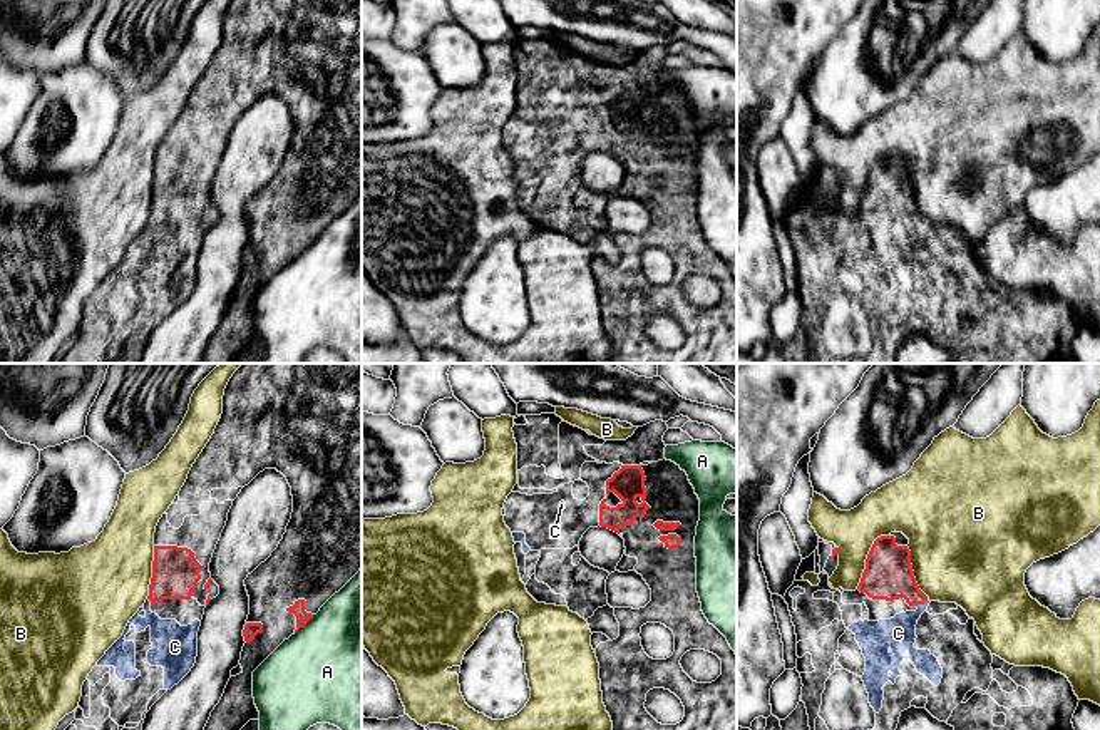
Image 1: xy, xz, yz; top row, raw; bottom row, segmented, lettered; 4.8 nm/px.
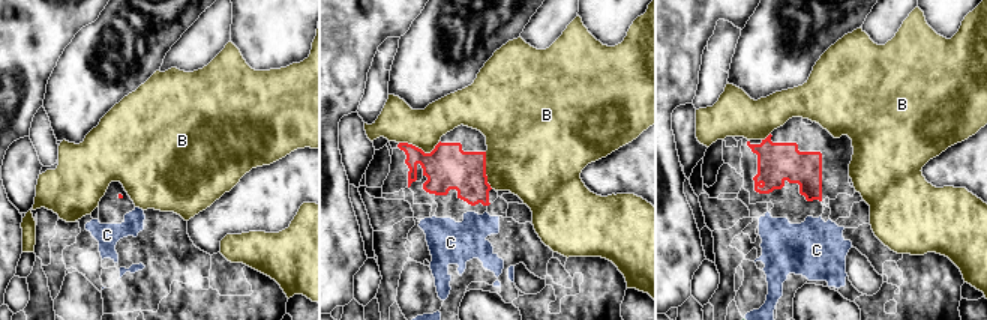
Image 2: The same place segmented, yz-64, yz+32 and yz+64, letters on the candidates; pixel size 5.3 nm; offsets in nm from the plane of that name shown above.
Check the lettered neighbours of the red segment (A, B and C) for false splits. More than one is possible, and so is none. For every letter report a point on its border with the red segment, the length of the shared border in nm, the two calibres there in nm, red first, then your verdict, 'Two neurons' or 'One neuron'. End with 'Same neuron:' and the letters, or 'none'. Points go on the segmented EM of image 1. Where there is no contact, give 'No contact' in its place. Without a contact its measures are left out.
A: Touches red at xy (303, 625). Shared border 130 nm. Thickness 60 nm (red) against 500 nm. Two neurons
B: Touches red at yz (868, 558). Shared border 300 nm. Thickness 240 nm (red) against 220 nm. Two neurons
C: Touches red at yz (921, 603). Shared border 70 nm. Thickness 240 nm (red) against 160 nm. One neuron
Same neuron: C

